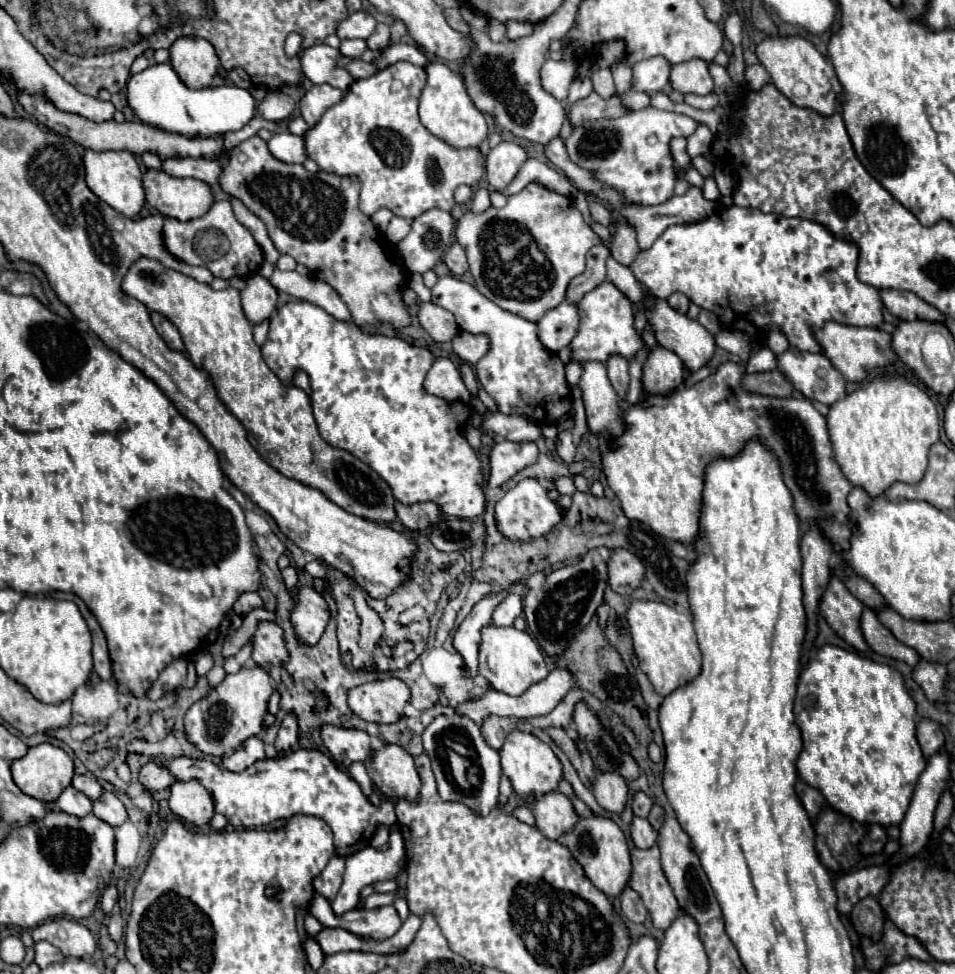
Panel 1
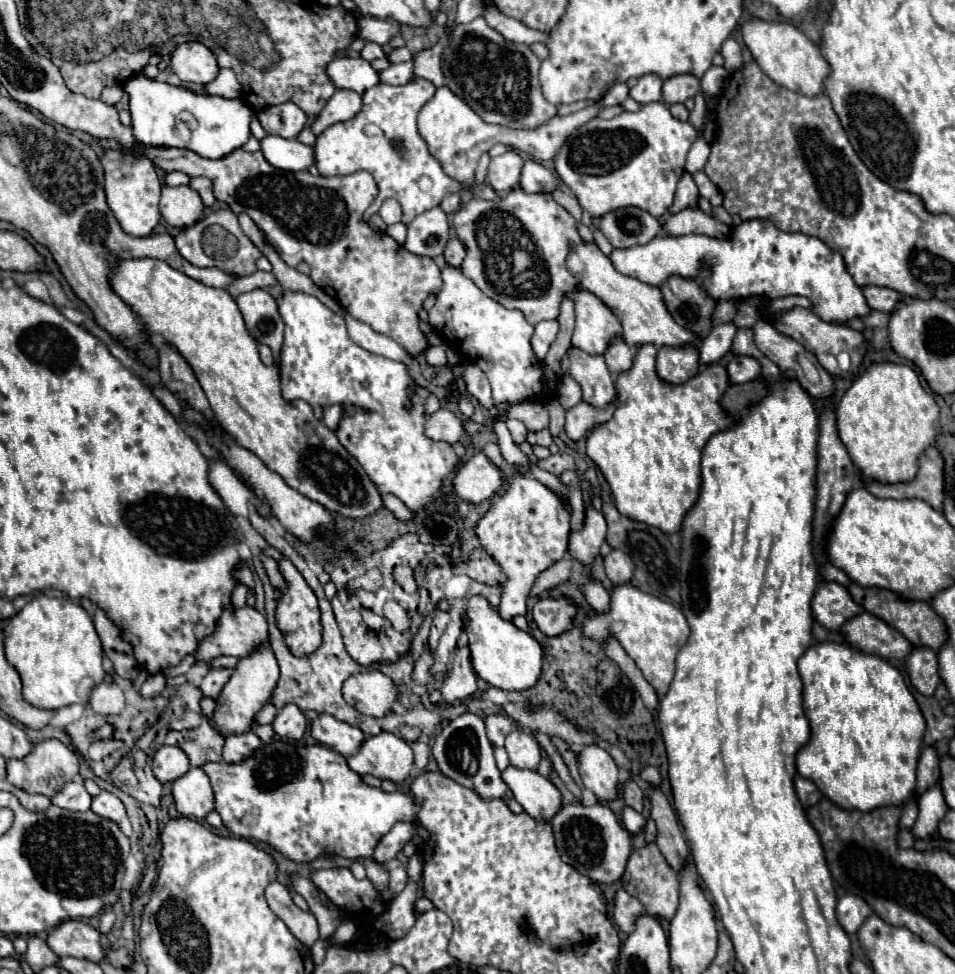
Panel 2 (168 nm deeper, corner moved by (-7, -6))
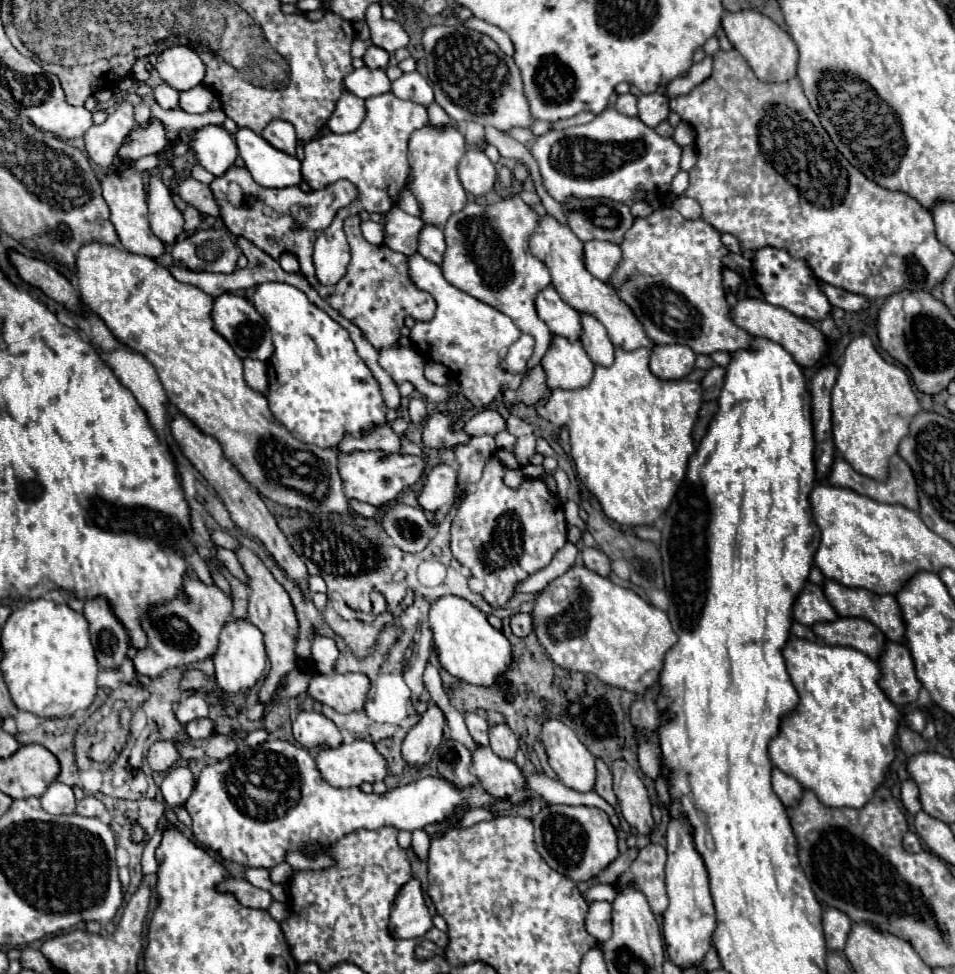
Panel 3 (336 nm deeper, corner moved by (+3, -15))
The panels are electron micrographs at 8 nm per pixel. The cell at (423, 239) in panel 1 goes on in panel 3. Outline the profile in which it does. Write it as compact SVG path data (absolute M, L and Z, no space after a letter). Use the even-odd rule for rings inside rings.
M395 206L385 218L385 246L405 256L413 256L419 246L419 232L425 222L419 216L405 214L399 206Z

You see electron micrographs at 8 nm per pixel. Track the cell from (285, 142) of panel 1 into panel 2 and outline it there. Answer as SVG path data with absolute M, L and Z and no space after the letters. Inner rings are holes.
M267 135L261 141L261 153L269 165L281 171L305 171L315 163L313 147L279 135Z

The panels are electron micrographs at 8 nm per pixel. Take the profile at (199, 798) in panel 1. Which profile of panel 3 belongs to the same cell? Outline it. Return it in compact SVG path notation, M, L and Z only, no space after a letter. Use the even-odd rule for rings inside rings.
M175 766L165 774L161 794L173 810L179 810L193 794L193 788L195 788L195 776L191 774L191 770L187 766Z

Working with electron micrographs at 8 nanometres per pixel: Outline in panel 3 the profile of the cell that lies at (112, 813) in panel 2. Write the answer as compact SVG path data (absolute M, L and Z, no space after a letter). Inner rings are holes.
M87 796L87 798L83 798L83 800L77 802L77 810L75 812L81 814L81 816L101 818L101 814L105 812L105 806L99 800L95 800L95 796Z

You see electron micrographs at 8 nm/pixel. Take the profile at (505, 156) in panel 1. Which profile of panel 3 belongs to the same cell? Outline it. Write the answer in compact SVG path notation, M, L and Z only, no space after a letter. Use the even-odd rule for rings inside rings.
M469 150L459 162L459 178L469 194L487 196L497 182L497 168L483 152Z

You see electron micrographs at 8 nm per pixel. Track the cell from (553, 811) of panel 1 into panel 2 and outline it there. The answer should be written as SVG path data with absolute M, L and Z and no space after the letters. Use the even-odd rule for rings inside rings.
M509 765L505 771L501 771L501 777L517 803L537 821L551 821L551 817L563 805L559 789L533 769L519 769Z

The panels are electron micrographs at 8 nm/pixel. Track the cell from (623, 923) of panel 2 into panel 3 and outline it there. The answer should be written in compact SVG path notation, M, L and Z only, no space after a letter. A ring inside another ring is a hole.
M591 902L587 914L587 932L597 938L597 942L605 942L611 938L611 912L613 906L609 902Z

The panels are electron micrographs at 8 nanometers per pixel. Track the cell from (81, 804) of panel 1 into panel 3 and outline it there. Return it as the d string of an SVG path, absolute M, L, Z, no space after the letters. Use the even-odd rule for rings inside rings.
M53 782L41 796L41 806L49 814L73 814L77 800L73 790L61 782Z

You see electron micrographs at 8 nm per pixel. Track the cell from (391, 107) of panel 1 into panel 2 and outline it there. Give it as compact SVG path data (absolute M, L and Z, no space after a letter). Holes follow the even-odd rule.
M415 79L409 85L393 87L379 83L363 93L363 109L357 117L345 123L327 127L317 135L315 165L321 175L349 175L369 171L379 185L379 195L365 211L363 221L375 215L381 203L389 197L397 199L403 209L403 223L411 223L419 213L439 205L439 201L461 189L461 185L445 175L435 157L427 151L427 143L417 133L417 107L423 107L435 95L431 81Z

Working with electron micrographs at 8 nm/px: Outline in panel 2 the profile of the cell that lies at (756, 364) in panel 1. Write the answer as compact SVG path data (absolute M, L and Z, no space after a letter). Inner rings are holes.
M733 357L727 365L729 383L747 383L761 373L761 365L753 357Z

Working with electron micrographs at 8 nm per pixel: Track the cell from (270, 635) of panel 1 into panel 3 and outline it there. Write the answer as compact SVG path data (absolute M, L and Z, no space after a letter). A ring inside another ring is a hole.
M193 572L185 578L183 586L189 600L171 600L165 606L153 608L143 616L143 628L149 636L149 648L139 650L133 660L135 670L143 676L155 678L163 670L213 658L217 652L221 628L233 618L233 604L217 586L203 584Z

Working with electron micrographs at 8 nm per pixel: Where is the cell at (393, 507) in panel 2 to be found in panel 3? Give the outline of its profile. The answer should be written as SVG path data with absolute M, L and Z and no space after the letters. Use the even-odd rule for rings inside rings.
M349 500L349 502L351 502L351 508L353 508L357 514L365 516L365 518L373 518L373 516L377 516L377 514L381 512L377 506L371 506L371 504L363 504L363 502L359 502L359 500Z

